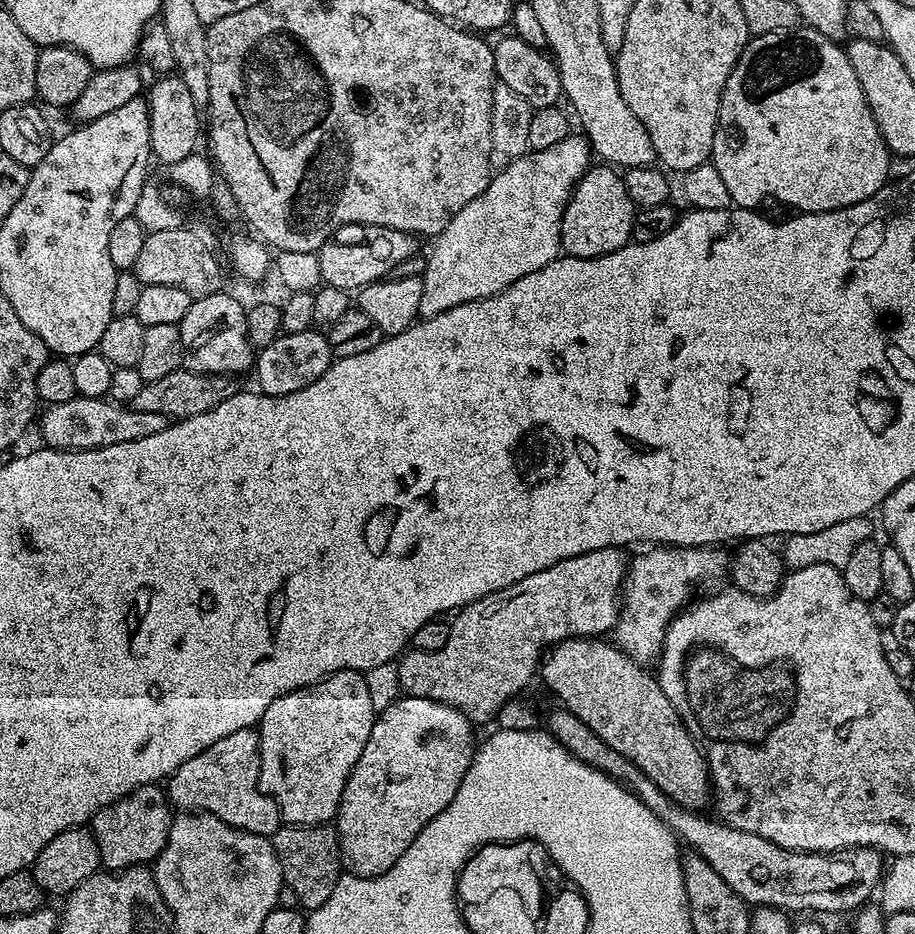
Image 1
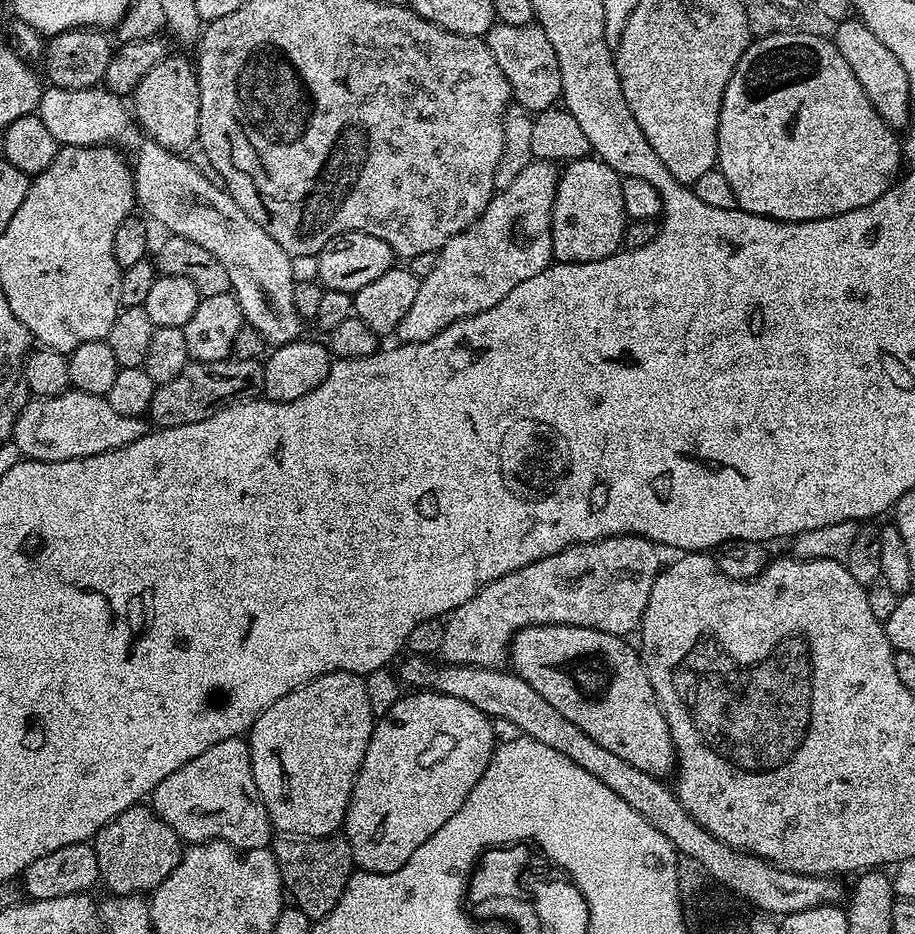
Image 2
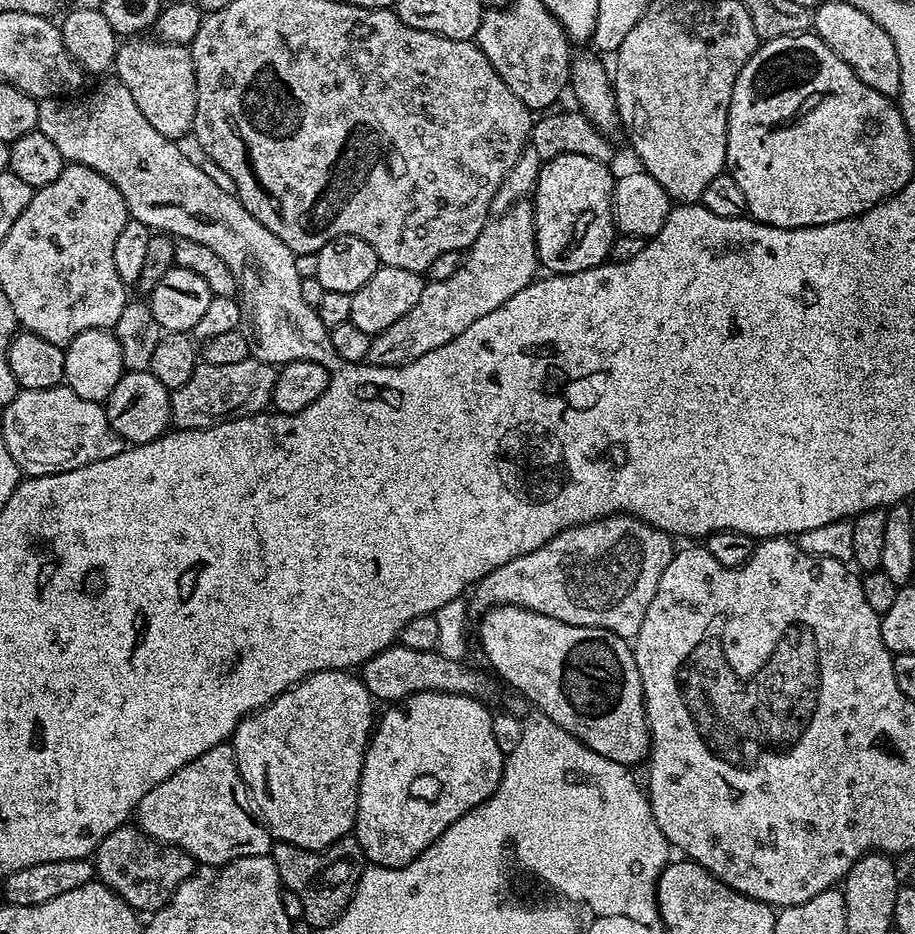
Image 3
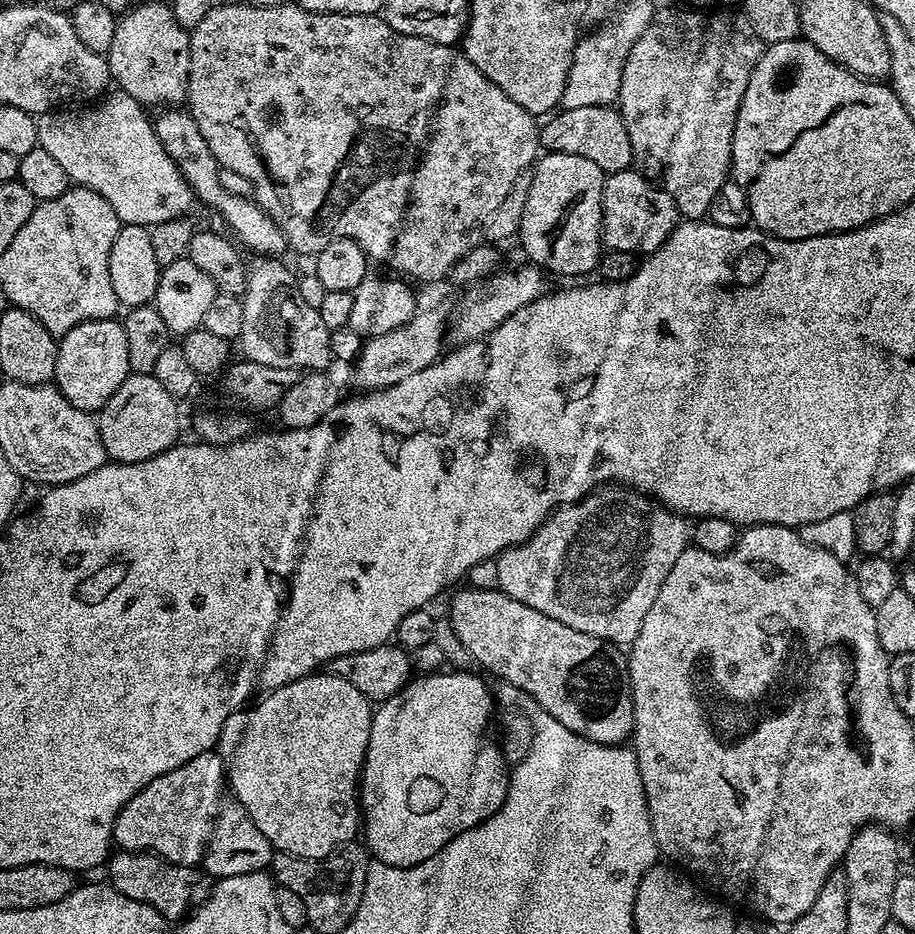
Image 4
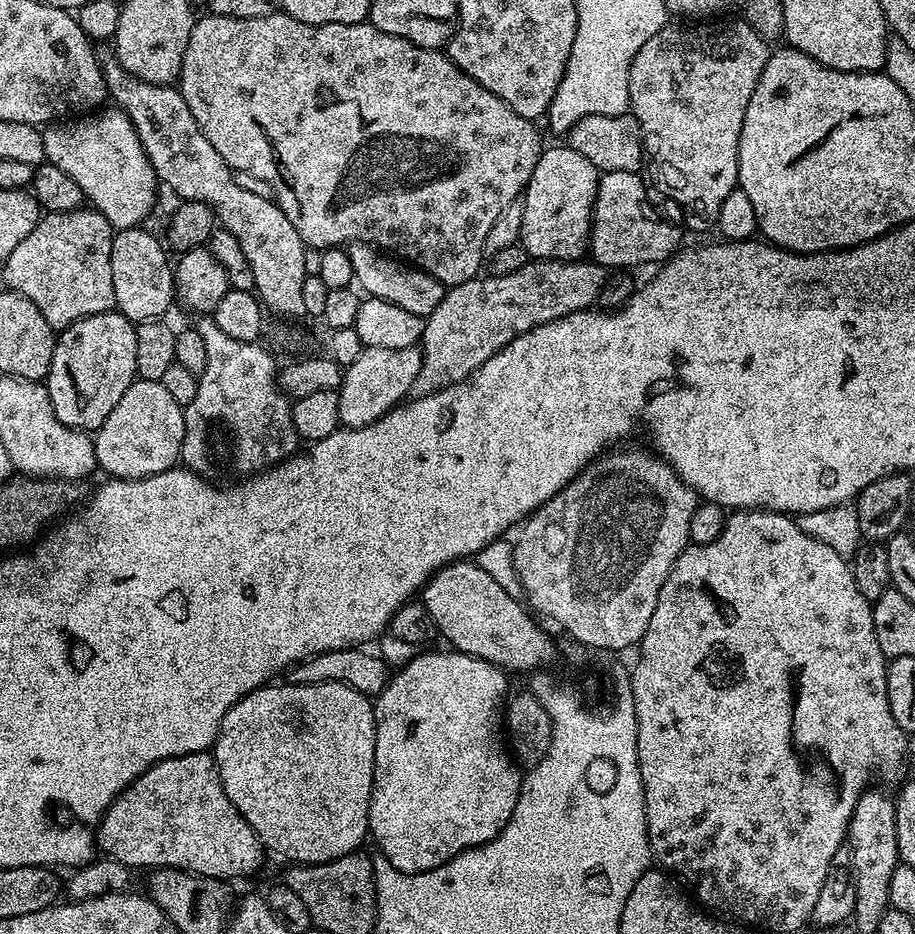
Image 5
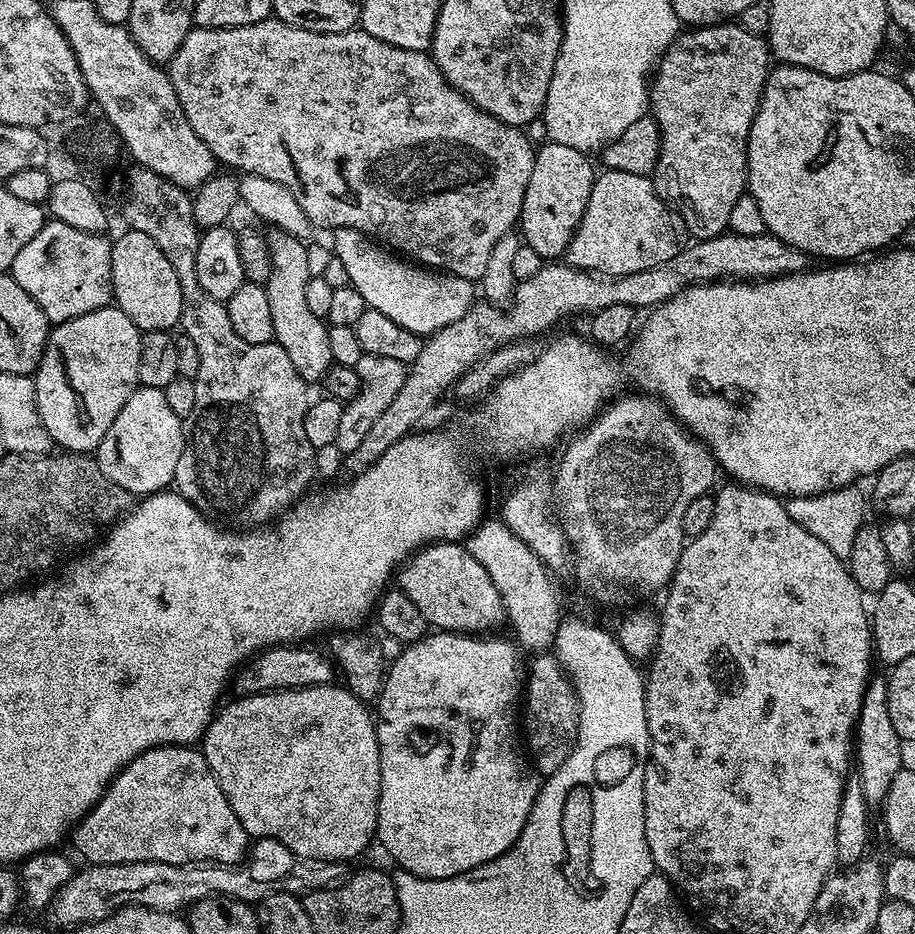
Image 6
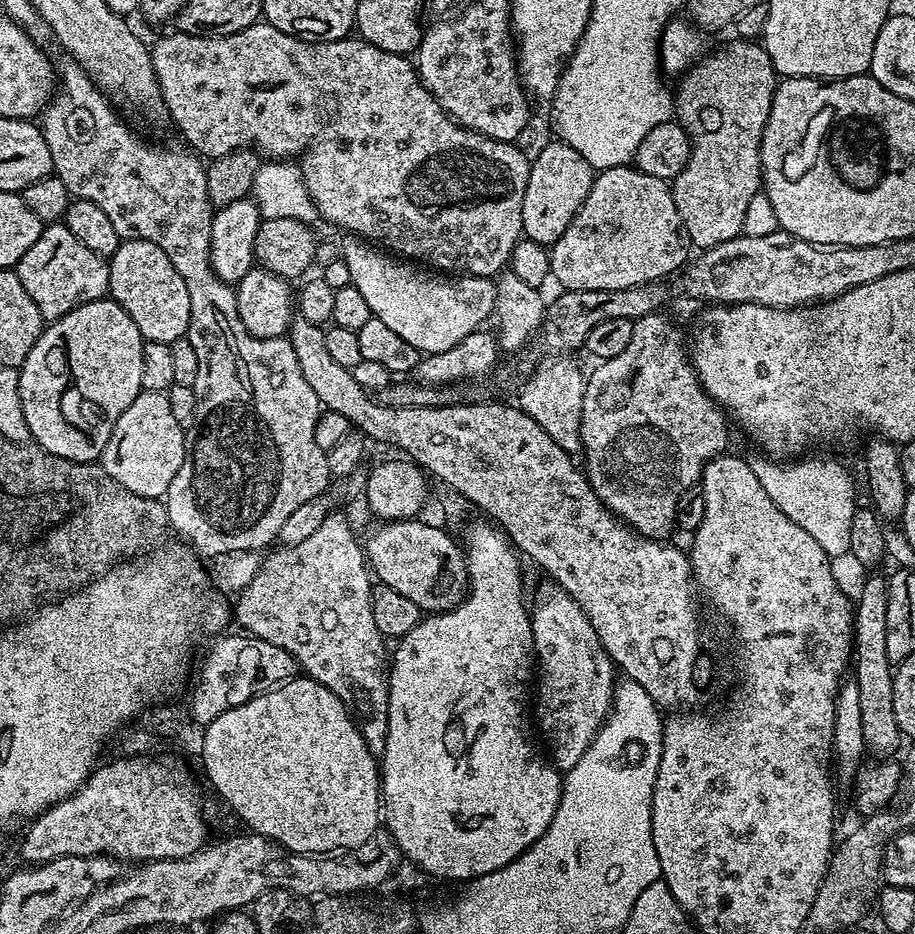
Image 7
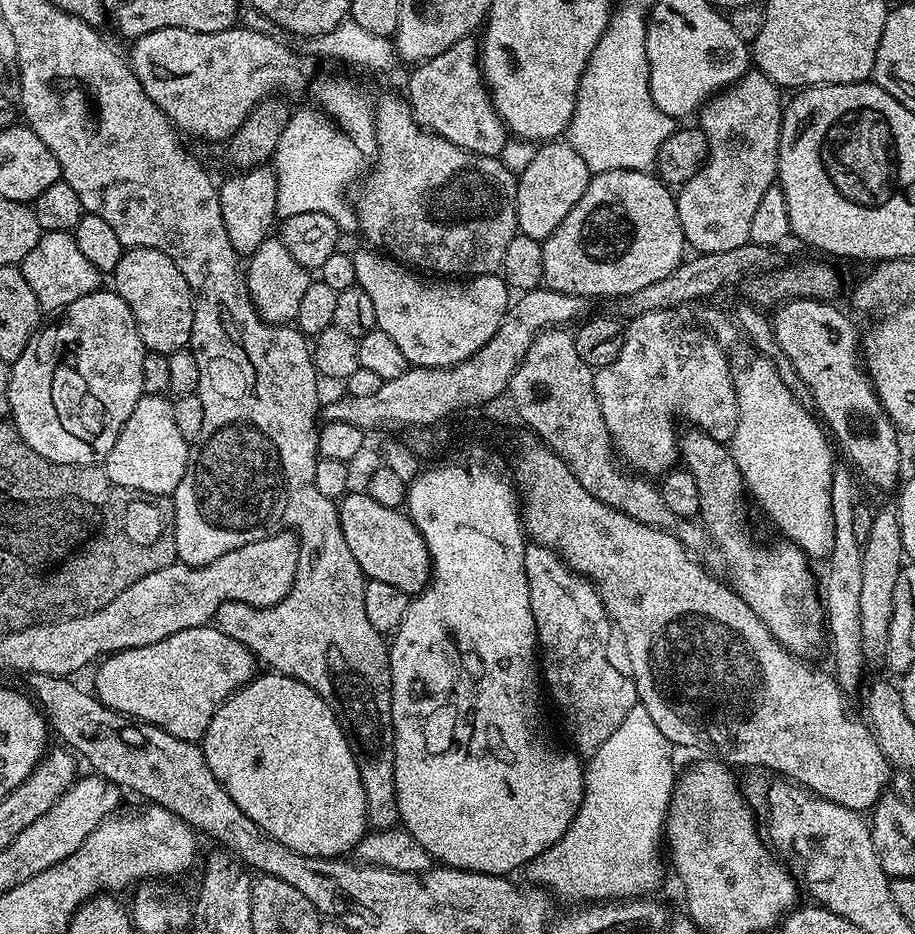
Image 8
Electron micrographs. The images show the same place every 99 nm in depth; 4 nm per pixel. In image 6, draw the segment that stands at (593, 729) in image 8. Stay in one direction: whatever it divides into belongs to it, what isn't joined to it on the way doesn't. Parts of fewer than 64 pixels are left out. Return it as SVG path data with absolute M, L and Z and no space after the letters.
M540 654L530 664L522 704L524 744L541 777L551 776L572 753L579 724L579 701L571 679L552 654Z

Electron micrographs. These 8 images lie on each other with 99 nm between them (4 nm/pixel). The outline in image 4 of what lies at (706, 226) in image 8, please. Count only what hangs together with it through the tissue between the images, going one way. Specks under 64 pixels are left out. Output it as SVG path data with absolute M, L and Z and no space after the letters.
M691 7L689 8L664 8L661 12L659 9L653 15L650 24L646 26L646 30L642 30L642 36L638 38L638 42L634 42L624 63L618 111L620 117L626 122L626 130L630 134L630 146L635 167L653 184L659 186L662 191L670 194L670 198L676 203L676 209L680 211L684 220L703 220L708 215L710 201L714 199L714 194L718 194L724 181L729 179L732 166L734 122L738 118L742 94L746 94L746 82L750 82L750 74L754 70L758 58L764 53L766 45L763 40L758 38L754 26L750 26L748 19L739 11L724 12L725 10L693 10Z

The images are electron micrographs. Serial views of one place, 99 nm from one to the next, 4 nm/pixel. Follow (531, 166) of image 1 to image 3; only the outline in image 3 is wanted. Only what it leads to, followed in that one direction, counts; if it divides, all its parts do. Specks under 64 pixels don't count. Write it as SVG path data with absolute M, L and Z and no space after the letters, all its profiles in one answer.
M522 199L510 206L506 214L484 225L482 234L478 234L471 248L467 249L458 270L454 270L450 278L425 283L422 298L418 298L410 314L372 337L367 363L382 366L408 364L422 358L422 354L430 354L430 350L438 350L438 346L446 346L446 342L458 338L462 330L474 326L478 318L490 314L490 310L498 310L502 302L510 302L518 290L537 279L536 268L540 267L534 210L527 199Z

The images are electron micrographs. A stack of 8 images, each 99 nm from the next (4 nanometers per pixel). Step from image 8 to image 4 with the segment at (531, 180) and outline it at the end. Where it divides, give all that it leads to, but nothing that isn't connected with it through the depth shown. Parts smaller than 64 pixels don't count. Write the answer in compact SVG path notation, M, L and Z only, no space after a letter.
M550 152L541 155L535 161L534 167L531 169L532 181L530 182L530 194L526 194L526 210L522 210L522 222L518 233L518 241L524 247L524 252L529 256L531 263L535 267L543 270L545 273L553 272L556 276L580 276L576 278L584 278L588 271L595 269L600 263L602 255L602 190L604 189L605 173L594 162L590 162L590 158L578 158L578 154L558 154Z

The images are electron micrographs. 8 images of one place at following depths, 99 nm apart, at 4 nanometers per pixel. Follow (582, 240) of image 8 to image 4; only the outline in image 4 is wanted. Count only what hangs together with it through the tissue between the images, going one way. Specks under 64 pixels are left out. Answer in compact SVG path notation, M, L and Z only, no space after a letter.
M629 170L605 175L602 190L602 244L605 249L637 254L657 252L681 220L680 211L676 209L676 203L670 198L670 194L666 194L639 171Z

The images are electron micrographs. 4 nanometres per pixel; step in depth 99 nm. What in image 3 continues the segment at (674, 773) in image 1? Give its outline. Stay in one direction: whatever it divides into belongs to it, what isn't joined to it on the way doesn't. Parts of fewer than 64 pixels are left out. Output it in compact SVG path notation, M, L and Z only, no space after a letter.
M509 604L489 608L479 619L480 648L488 664L513 688L532 703L550 722L562 726L571 736L577 736L590 750L625 766L643 765L650 751L648 719L644 709L642 678L638 674L636 653L625 637L616 636L604 628L587 628L581 624L558 622L534 610Z

